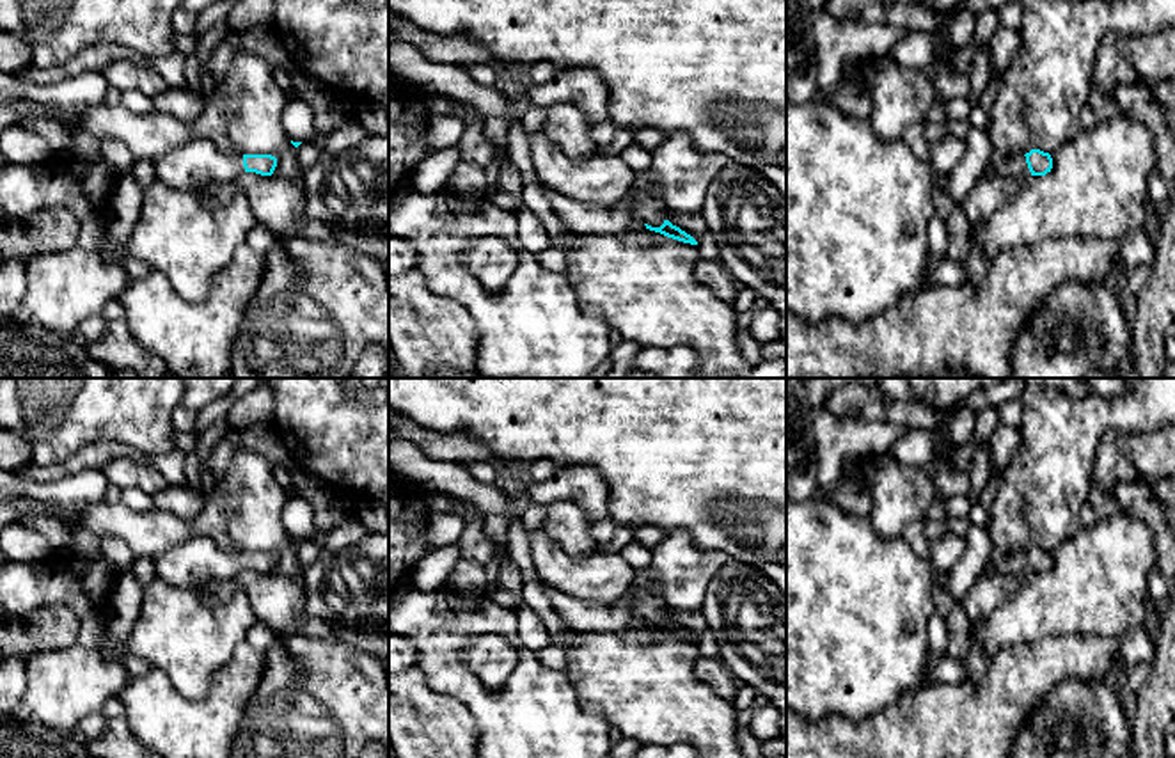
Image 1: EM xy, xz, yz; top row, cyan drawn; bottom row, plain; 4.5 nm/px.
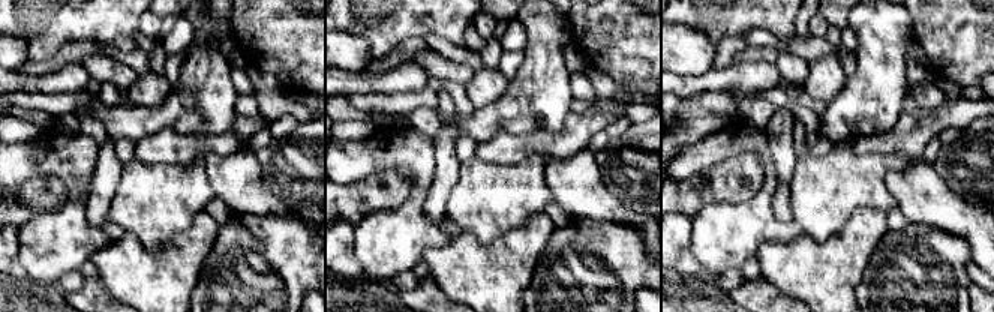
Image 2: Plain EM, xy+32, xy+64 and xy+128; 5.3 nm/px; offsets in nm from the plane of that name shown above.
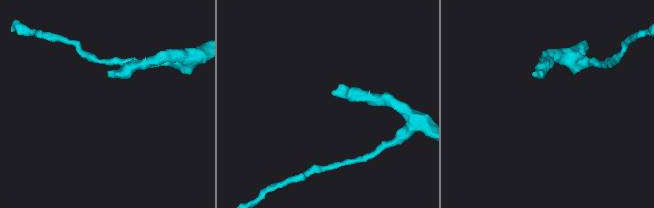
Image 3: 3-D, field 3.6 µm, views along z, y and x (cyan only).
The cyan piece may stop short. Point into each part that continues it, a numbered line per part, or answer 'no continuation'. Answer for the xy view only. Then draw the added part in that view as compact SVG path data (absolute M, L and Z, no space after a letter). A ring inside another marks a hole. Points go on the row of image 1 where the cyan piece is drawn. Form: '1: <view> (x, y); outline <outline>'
1: xy (197, 162); outline M195 138L153 160L158 181L176 188L231 183L243 172L243 156L222 153L211 140Z

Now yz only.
1: yz (1016, 167); outline M1017 154L1017 156L1012 156L1003 172L1006 178L1017 178L1017 179L1028 179L1031 178L1031 172L1028 169L1028 163L1026 163L1026 156L1024 154Z

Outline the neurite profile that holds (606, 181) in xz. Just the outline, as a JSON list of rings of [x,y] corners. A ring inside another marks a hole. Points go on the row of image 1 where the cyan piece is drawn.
[[[543,130],[529,135],[529,146],[536,178],[545,190],[602,208],[632,202],[637,220],[651,227],[660,227],[669,220],[696,241],[708,233],[701,213],[669,209],[655,190],[641,185],[641,176],[621,156],[595,153],[580,162],[573,162]]]

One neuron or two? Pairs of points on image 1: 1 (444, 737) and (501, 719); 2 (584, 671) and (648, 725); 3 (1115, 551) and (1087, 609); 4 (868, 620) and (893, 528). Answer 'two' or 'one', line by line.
1: two
2: one
3: one
4: two

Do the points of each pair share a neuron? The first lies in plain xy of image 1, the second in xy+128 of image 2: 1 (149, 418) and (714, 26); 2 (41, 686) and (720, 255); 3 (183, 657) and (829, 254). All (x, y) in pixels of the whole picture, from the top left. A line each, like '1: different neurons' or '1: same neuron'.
1: same neuron
2: same neuron
3: different neurons

